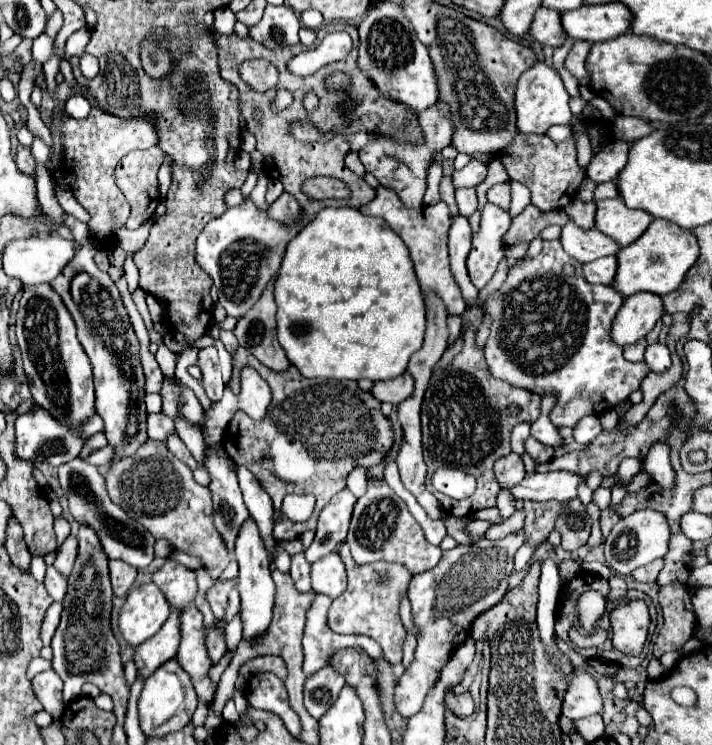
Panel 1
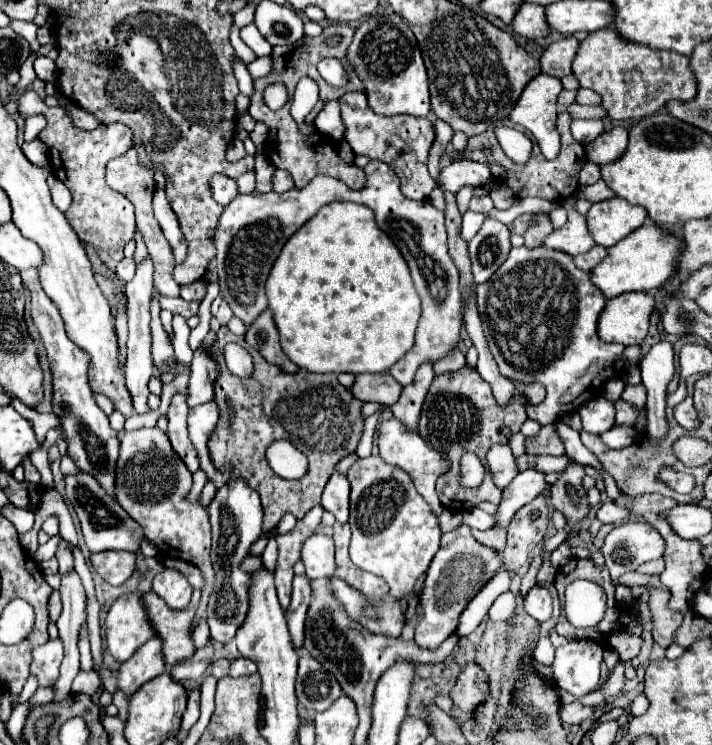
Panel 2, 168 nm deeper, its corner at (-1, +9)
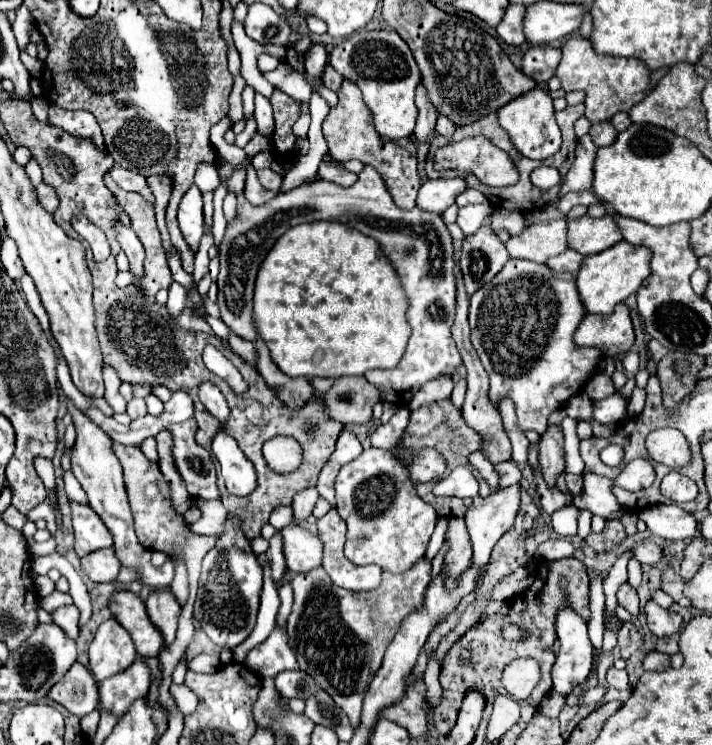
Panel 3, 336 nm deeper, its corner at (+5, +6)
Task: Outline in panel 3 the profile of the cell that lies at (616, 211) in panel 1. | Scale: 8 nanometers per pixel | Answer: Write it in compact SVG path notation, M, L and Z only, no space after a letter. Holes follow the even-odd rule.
M588 214L576 220L566 220L568 224L568 248L580 252L582 256L598 254L622 240L616 222L610 216L590 218Z

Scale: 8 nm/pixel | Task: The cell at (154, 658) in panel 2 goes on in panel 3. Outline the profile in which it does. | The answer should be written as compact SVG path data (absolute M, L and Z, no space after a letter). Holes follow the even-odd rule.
M138 658L130 668L98 684L98 708L122 716L134 700L144 698L150 686L150 668Z

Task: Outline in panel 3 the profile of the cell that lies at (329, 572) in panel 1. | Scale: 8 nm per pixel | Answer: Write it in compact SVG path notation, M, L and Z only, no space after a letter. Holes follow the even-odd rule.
M290 524L280 530L284 540L286 566L292 572L306 572L322 564L322 542L316 534L308 532L300 524Z

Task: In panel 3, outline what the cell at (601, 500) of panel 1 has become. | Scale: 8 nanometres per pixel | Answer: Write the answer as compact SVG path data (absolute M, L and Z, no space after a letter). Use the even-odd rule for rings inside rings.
M582 510L582 512L580 512L580 516L578 516L578 536L580 536L582 540L586 540L586 536L588 536L588 534L592 534L590 520L592 520L592 512Z

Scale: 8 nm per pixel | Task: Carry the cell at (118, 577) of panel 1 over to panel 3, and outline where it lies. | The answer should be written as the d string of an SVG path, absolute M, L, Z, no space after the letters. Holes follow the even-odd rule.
M112 548L94 550L88 556L80 558L80 564L82 564L84 574L94 582L114 582L122 568L118 566L118 560L114 558Z

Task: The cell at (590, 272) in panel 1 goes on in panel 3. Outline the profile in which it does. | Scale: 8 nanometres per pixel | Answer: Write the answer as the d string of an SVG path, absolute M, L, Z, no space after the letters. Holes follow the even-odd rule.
M564 250L562 254L558 254L554 258L548 258L546 266L550 266L550 270L554 270L554 272L570 272L570 274L576 276L582 260L584 260L582 254L578 254L574 250Z

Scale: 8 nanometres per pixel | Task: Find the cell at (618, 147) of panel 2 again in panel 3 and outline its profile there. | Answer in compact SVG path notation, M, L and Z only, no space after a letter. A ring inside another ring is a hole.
M606 120L606 122L598 122L598 124L592 124L590 126L590 136L594 140L596 146L608 146L616 140L618 132L614 130L614 126Z

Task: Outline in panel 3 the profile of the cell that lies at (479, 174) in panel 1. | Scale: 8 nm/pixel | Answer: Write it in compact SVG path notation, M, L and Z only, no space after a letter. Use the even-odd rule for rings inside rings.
M452 178L452 180L428 180L422 184L422 188L418 190L418 198L416 198L416 206L426 210L426 212L434 212L434 214L444 214L444 210L448 206L454 204L456 196L462 194L462 190L466 188L466 182L462 178Z

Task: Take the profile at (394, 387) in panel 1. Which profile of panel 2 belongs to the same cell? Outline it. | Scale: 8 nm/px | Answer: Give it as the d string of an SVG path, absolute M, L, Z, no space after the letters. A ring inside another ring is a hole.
M364 373L356 377L352 393L356 399L378 401L384 405L394 405L402 393L402 385L390 373Z

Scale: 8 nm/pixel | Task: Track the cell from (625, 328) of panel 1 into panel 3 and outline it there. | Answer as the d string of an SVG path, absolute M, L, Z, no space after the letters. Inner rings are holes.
M618 304L614 312L606 318L586 314L578 330L574 332L574 344L578 348L598 348L602 356L618 356L622 352L628 352L630 344L622 342L634 342L634 330L626 304Z

